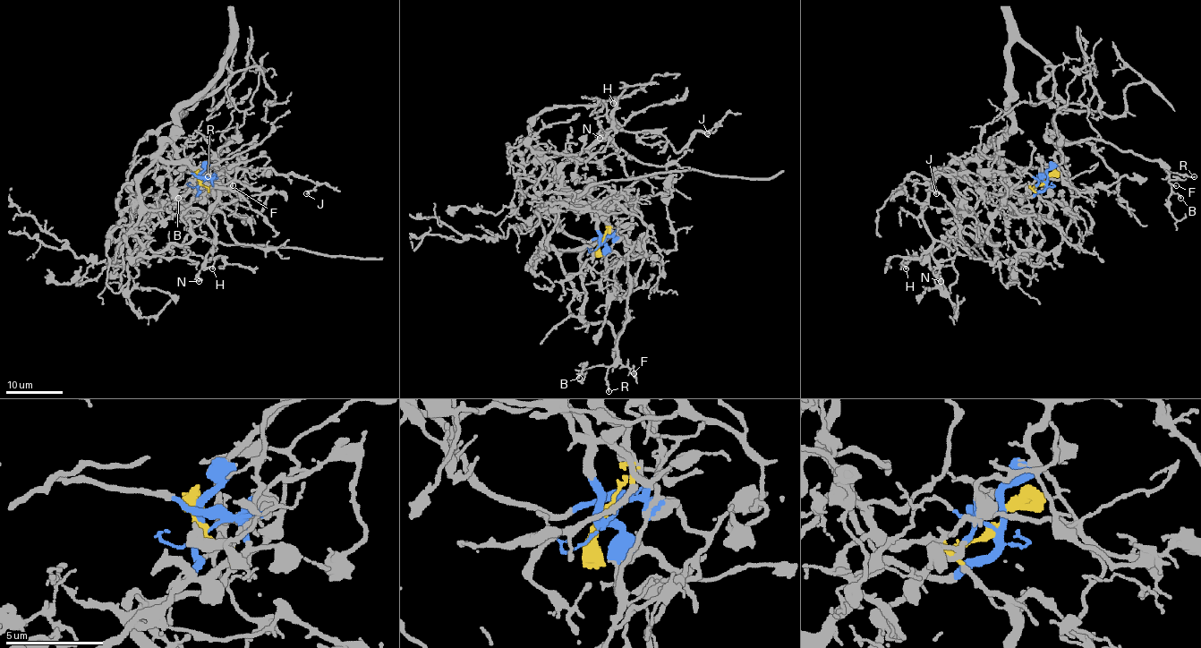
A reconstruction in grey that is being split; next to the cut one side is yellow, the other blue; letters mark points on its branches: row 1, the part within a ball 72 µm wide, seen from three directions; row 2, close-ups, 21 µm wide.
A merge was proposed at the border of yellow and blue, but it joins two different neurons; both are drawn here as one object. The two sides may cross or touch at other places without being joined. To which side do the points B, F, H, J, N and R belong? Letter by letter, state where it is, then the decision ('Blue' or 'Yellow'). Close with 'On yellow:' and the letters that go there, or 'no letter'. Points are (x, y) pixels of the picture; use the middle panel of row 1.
B: Place: (579, 378). Blue
F: Place: (634, 373). Blue
H: Place: (613, 103). Yellow
J: Place: (707, 133). Yellow
N: Place: (600, 138). Yellow
R: Place: (609, 391). Blue
On yellow: H, J, N

